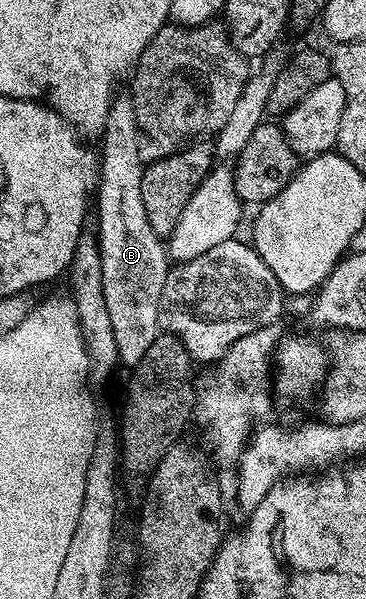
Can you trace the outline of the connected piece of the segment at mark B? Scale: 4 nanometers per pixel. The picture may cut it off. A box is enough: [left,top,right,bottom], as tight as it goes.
[97,95,169,367]

